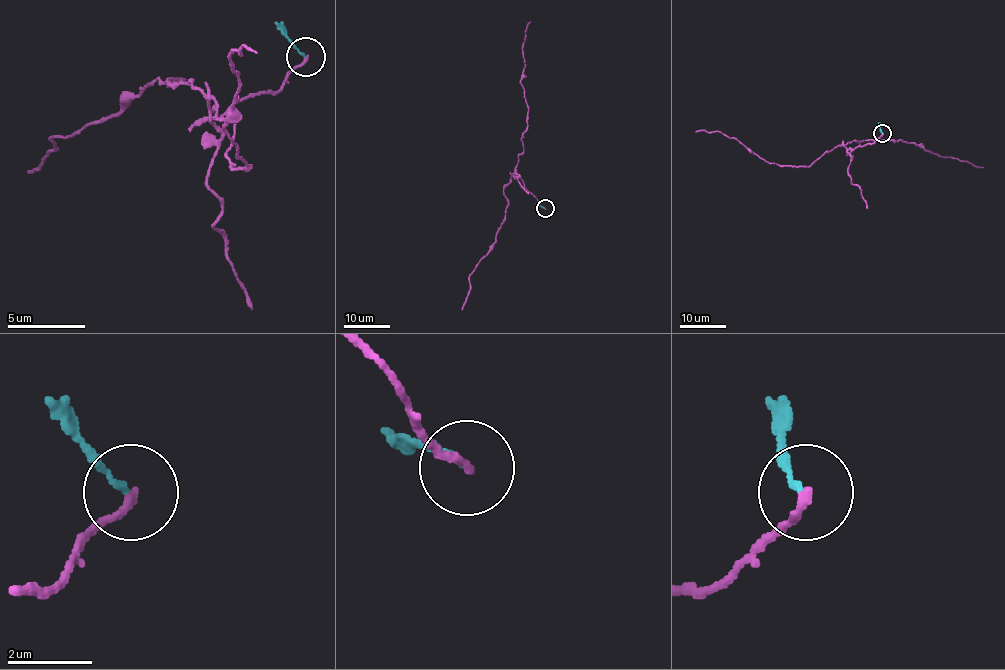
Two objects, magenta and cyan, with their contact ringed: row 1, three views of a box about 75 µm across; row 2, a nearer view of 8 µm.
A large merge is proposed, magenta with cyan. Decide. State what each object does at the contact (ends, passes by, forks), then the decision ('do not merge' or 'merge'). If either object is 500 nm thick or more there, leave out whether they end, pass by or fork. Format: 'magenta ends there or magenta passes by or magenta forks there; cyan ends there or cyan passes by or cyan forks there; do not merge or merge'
magenta ends there; cyan ends there; do not merge

